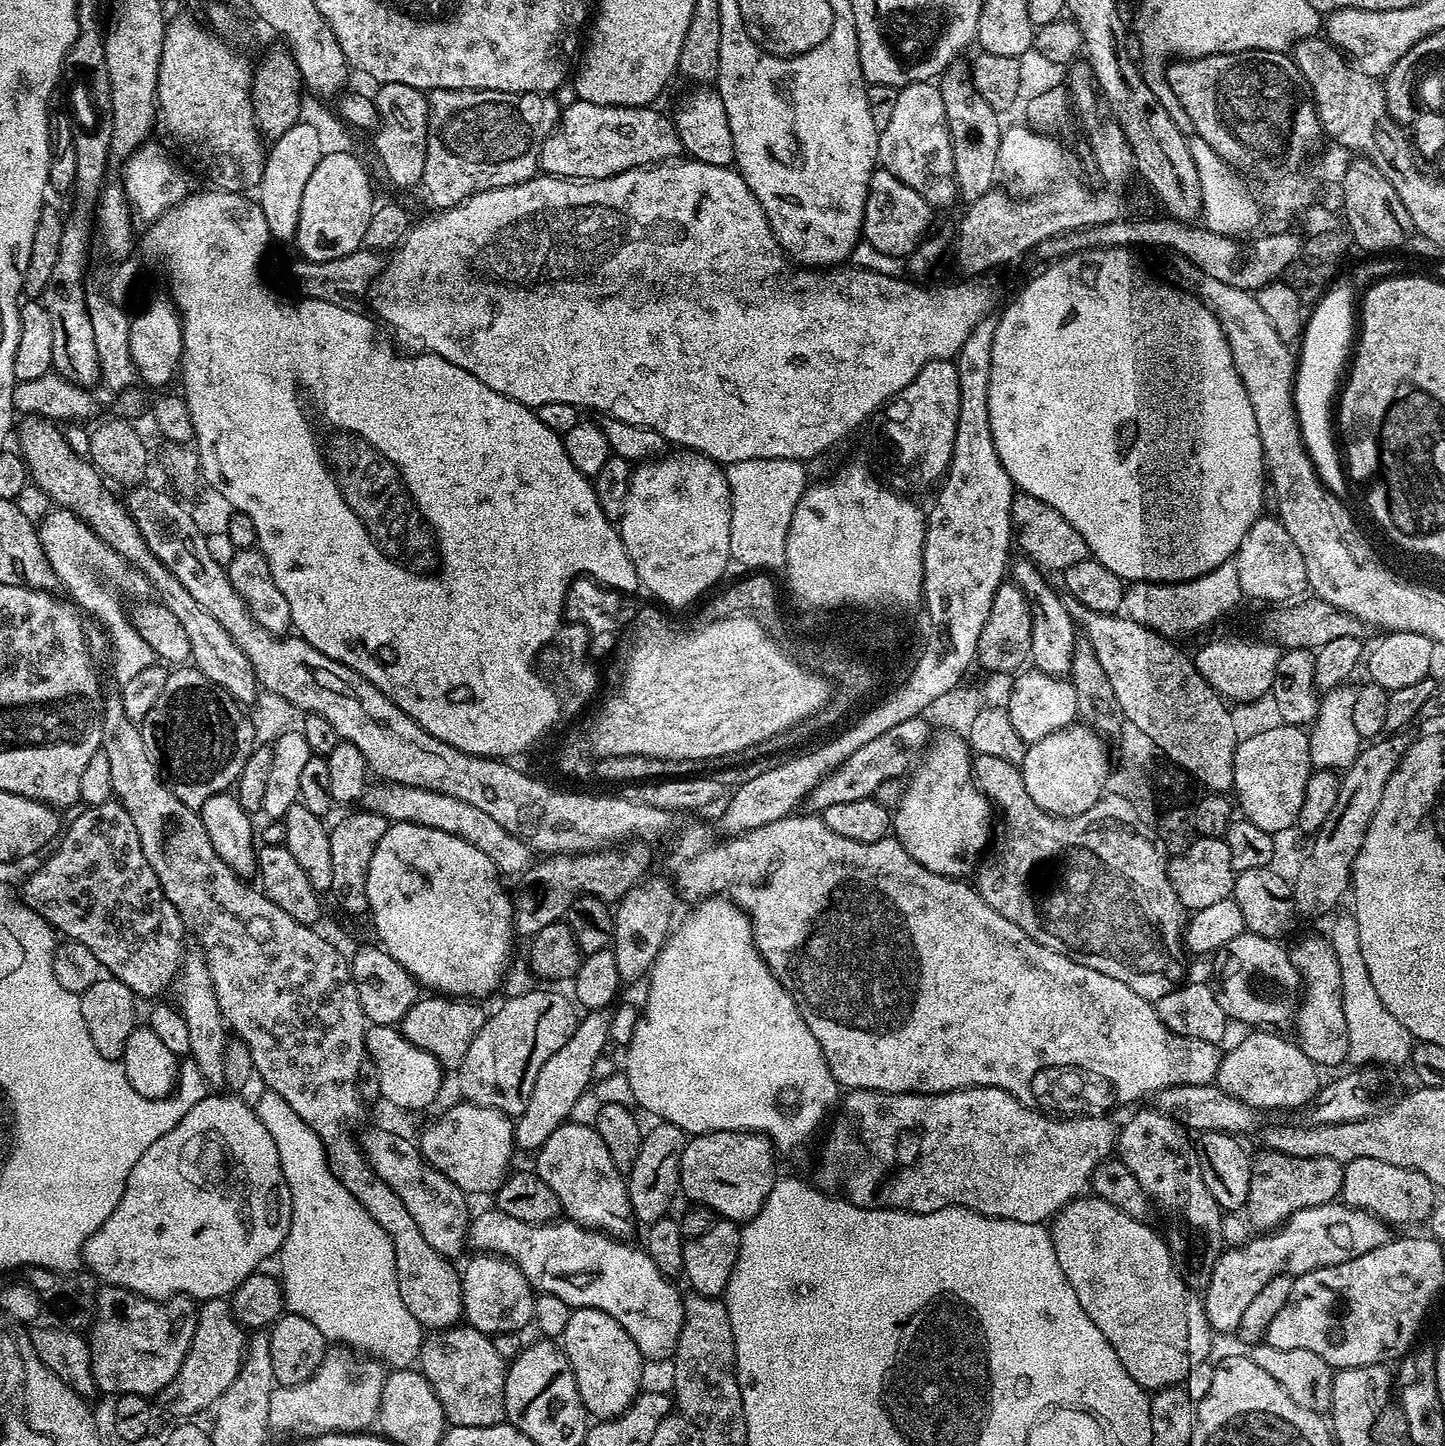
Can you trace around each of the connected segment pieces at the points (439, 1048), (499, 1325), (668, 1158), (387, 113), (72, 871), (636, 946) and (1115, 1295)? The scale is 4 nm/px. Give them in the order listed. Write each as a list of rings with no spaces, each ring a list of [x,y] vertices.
[[[428,994],[428,997],[417,999],[414,1006],[398,1027],[400,1032],[418,1050],[426,1050],[440,1064],[441,1069],[459,1069],[462,1058],[466,1058],[466,1050],[470,1050],[470,1042],[474,1042],[474,1034],[482,1030],[486,1012],[479,1008],[477,1001],[472,998],[453,998],[443,994]]]
[[[476,1254],[460,1272],[460,1297],[464,1303],[463,1319],[479,1332],[500,1338],[503,1332],[516,1332],[533,1323],[537,1293],[522,1270],[506,1256]]]
[[[656,1122],[652,1129],[643,1133],[638,1158],[626,1173],[628,1197],[633,1217],[647,1226],[669,1215],[668,1207],[680,1192],[680,1155],[686,1143],[686,1134],[678,1126],[667,1122]]]
[[[381,84],[375,89],[374,103],[378,123],[372,148],[380,159],[380,168],[400,188],[412,188],[424,179],[428,145],[428,97],[423,91],[405,84]]]
[[[109,799],[78,813],[72,825],[63,829],[62,839],[55,845],[56,853],[25,882],[22,902],[52,925],[61,937],[90,946],[94,958],[102,962],[111,979],[123,982],[137,997],[160,998],[171,984],[173,987],[181,971],[186,951],[186,929],[178,910],[163,893],[158,875],[143,854],[133,819],[119,800]]]
[[[660,878],[648,883],[640,882],[629,889],[617,902],[612,929],[612,951],[615,954],[615,966],[623,983],[641,980],[651,971],[657,954],[661,951],[669,935],[676,891],[673,883]]]
[[[1088,1194],[1069,1201],[1052,1216],[1050,1231],[1058,1266],[1062,1266],[1062,1274],[1066,1274],[1070,1286],[1074,1286],[1082,1310],[1086,1310],[1090,1322],[1106,1334],[1106,1342],[1114,1346],[1114,1354],[1118,1354],[1126,1374],[1130,1374],[1140,1388],[1155,1390],[1183,1385],[1190,1370],[1209,1359],[1214,1331],[1204,1312],[1203,1299],[1188,1287],[1183,1275],[1176,1273],[1167,1242],[1149,1224],[1124,1214],[1099,1196]]]

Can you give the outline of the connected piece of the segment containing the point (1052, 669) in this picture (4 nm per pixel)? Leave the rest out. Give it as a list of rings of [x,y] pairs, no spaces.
[[[1020,558],[1017,564],[1013,563],[1011,565],[1010,576],[1016,587],[1024,591],[1024,595],[1028,597],[1028,602],[1033,608],[1033,630],[1031,632],[1031,650],[1029,652],[1031,665],[1037,671],[1048,675],[1058,677],[1067,675],[1071,668],[1076,628],[1072,618],[1066,612],[1062,600],[1044,585],[1045,575],[1041,572],[1041,569],[1037,568],[1027,558]]]

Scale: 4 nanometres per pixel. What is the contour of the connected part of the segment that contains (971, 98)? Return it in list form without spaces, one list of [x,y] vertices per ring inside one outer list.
[[[956,61],[948,67],[939,77],[938,87],[954,150],[957,193],[963,203],[969,204],[993,189],[992,180],[998,174],[1001,138],[1004,133],[1003,127],[1000,128],[1000,114],[974,90],[971,71],[965,61]]]

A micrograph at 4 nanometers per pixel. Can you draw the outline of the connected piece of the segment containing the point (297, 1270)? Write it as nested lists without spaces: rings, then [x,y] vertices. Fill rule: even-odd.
[[[264,1090],[261,1093],[260,1101],[255,1101],[254,1104],[256,1117],[260,1119],[262,1126],[266,1126],[266,1130],[270,1130],[270,1138],[274,1138],[274,1146],[278,1146],[278,1158],[282,1162],[282,1174],[286,1178],[290,1198],[292,1199],[290,1230],[286,1234],[284,1245],[280,1247],[278,1253],[278,1261],[280,1260],[278,1279],[284,1290],[284,1302],[287,1311],[294,1315],[301,1315],[309,1322],[314,1322],[314,1325],[318,1326],[328,1342],[335,1342],[337,1345],[347,1346],[357,1353],[367,1354],[369,1357],[375,1358],[396,1370],[415,1365],[420,1355],[420,1348],[424,1345],[426,1332],[416,1321],[414,1314],[410,1314],[410,1310],[406,1310],[406,1306],[398,1294],[396,1267],[394,1266],[394,1246],[391,1238],[388,1237],[388,1232],[374,1220],[372,1215],[360,1205],[358,1198],[354,1198],[354,1194],[350,1194],[350,1190],[346,1190],[346,1186],[332,1173],[332,1168],[328,1165],[328,1152],[324,1149],[320,1136],[314,1134],[314,1130],[310,1130],[310,1126],[306,1126],[306,1122],[302,1122],[302,1118],[294,1112],[294,1106],[290,1106],[290,1102],[286,1102],[286,1098],[282,1098],[276,1092]]]

